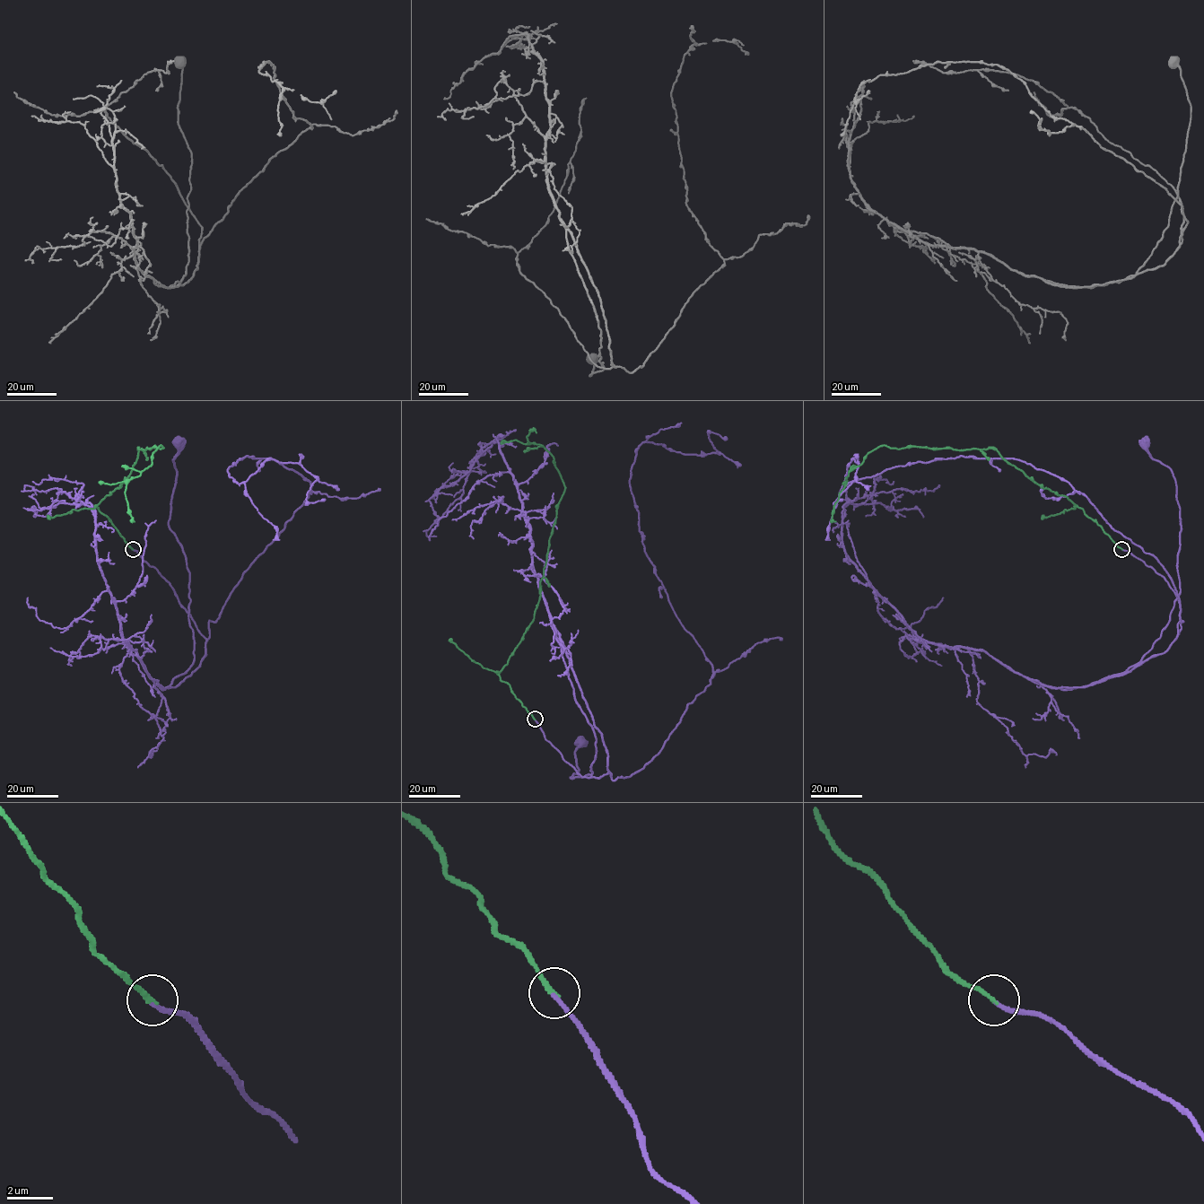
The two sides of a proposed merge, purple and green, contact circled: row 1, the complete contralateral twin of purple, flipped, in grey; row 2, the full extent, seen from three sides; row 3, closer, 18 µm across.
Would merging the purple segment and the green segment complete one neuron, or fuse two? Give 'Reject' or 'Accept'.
Accept

